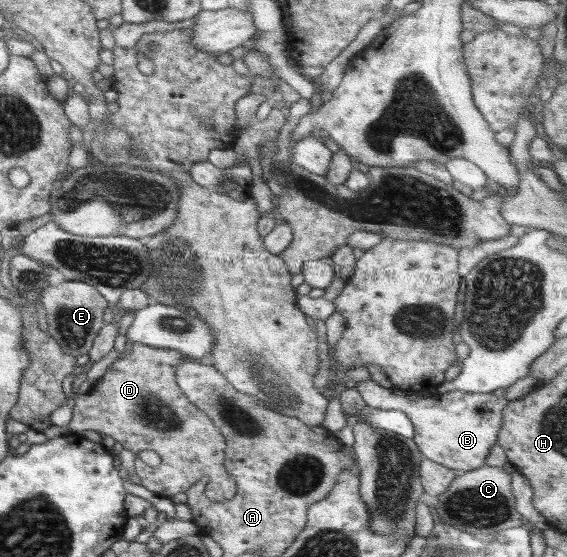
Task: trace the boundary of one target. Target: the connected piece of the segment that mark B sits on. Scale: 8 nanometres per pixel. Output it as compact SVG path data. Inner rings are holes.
M359 381L356 390L365 406L379 410L399 410L412 421L415 429L414 443L425 459L434 461L448 467L451 470L469 471L485 465L484 461L489 455L491 447L496 445L498 432L501 432L503 409L507 406L508 400L504 397L495 397L493 394L465 393L465 391L448 391L445 394L433 392L431 397L420 398L411 401L408 397L394 395L389 389L381 387L376 382Z

